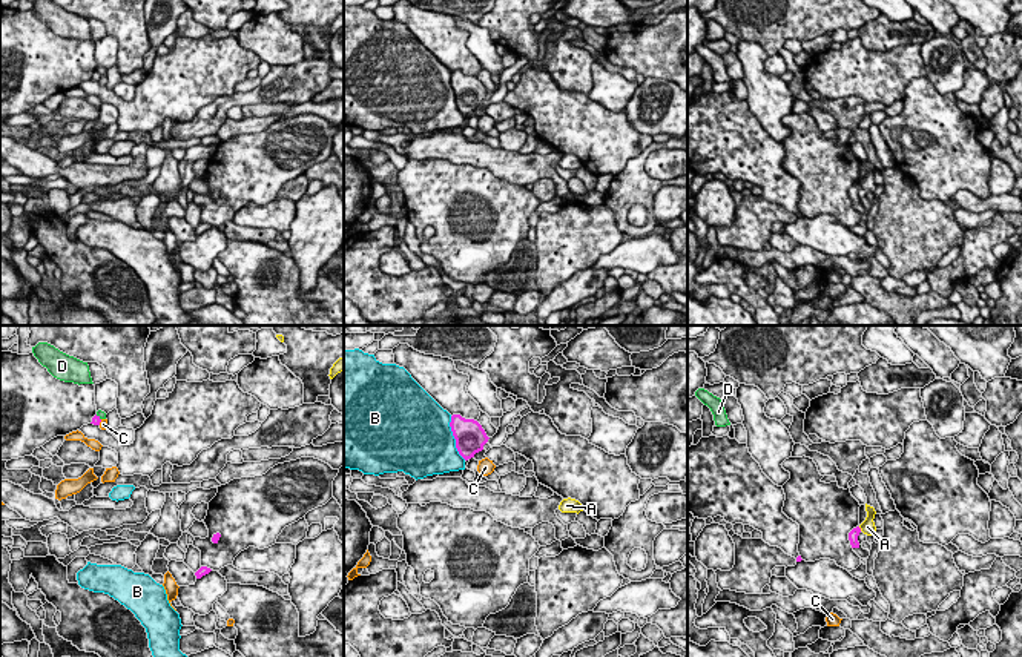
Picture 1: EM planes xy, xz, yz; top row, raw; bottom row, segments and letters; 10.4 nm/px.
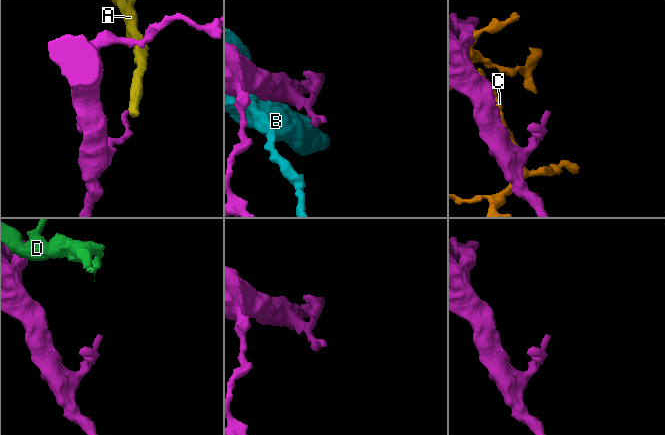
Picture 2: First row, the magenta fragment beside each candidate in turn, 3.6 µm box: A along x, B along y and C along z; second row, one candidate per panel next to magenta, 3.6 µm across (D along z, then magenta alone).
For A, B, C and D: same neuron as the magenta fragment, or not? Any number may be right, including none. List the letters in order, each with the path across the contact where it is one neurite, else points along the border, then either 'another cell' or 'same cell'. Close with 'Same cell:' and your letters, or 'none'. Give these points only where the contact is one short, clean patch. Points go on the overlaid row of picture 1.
A: along yz (858, 527), (861, 530) | another cell
B: another cell
C: another cell
D: along xy (95, 415), (100, 419) | another cell
Same cell: none

